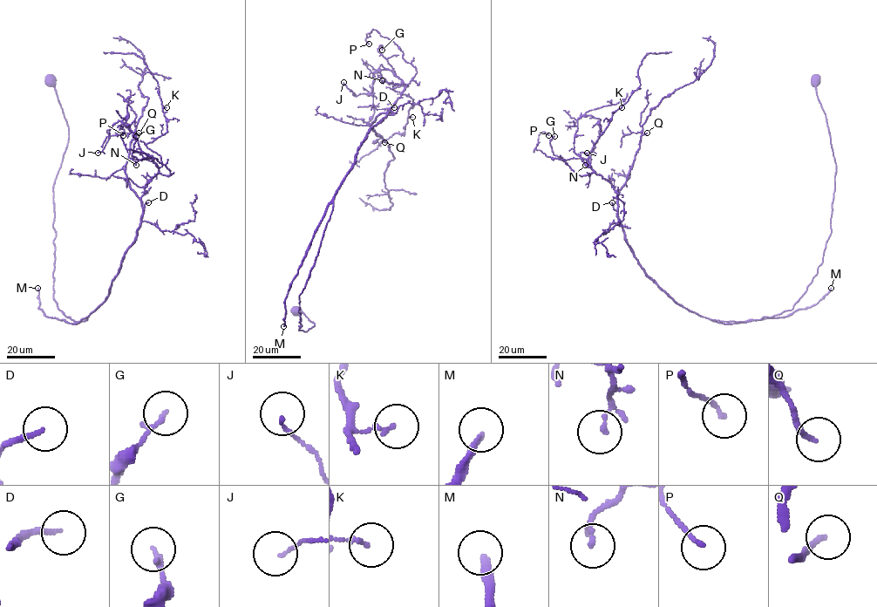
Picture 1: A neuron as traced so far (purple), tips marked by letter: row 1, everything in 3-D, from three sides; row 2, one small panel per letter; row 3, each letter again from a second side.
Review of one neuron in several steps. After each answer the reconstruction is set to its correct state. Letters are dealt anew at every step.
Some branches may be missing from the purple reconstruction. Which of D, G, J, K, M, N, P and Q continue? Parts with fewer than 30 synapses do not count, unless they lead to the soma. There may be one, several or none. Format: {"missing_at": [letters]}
{"missing_at": ["D", "M", "Q"]}

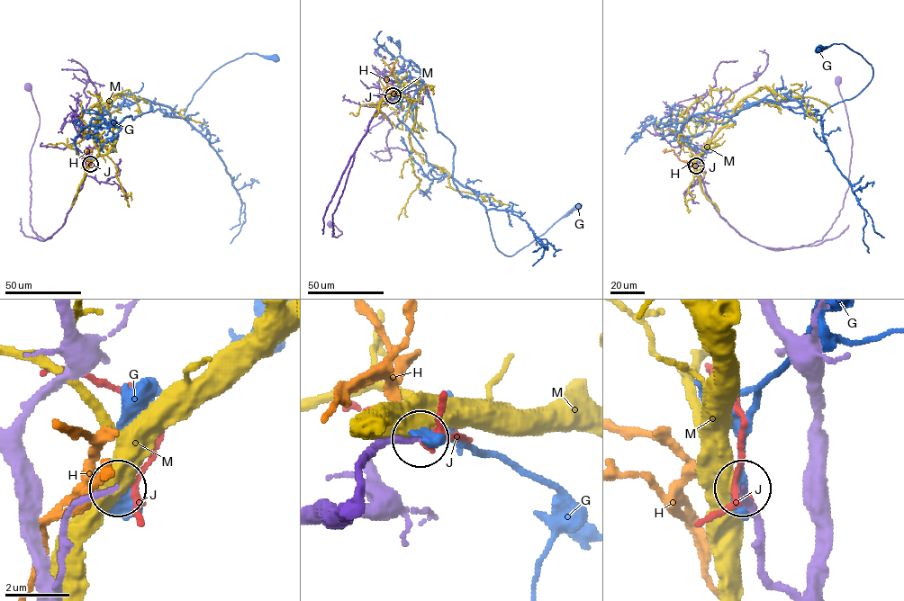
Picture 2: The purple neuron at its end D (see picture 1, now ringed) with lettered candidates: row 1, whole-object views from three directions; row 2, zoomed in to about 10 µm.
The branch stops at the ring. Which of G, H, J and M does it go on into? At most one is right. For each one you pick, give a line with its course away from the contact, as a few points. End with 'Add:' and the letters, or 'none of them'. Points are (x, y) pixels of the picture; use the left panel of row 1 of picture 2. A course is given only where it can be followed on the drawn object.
Add: none of them

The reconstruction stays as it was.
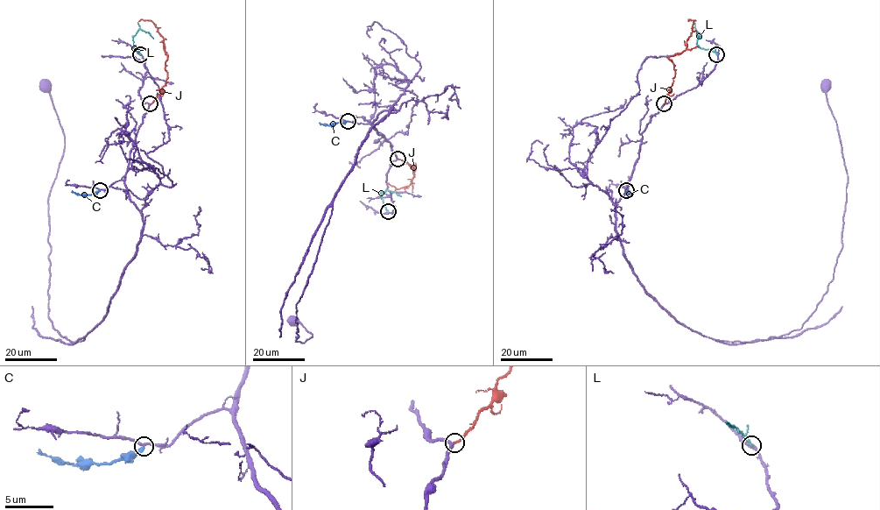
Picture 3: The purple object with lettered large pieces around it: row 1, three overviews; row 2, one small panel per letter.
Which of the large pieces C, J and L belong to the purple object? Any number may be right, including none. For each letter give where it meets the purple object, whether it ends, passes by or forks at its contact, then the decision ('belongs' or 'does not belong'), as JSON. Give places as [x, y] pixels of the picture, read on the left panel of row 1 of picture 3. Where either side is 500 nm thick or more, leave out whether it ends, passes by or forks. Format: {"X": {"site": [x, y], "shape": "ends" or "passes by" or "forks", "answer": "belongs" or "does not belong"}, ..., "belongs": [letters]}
{"C": {"site": [100, 190], "shape": "ends", "answer": "does not belong"}, "J": {"site": [150, 103], "shape": "ends", "answer": "belongs"}, "L": {"site": [140, 54], "shape": "ends", "answer": "belongs"}, "belongs": ["J", "L"]}

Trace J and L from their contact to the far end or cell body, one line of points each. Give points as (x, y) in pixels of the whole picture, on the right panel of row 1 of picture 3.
J: (663, 103), (674, 76), (673, 64), (668, 58), (682, 53), (686, 47), (693, 20), (687, 21)
L: (717, 54), (700, 48), (697, 44), (695, 29), (700, 38)

